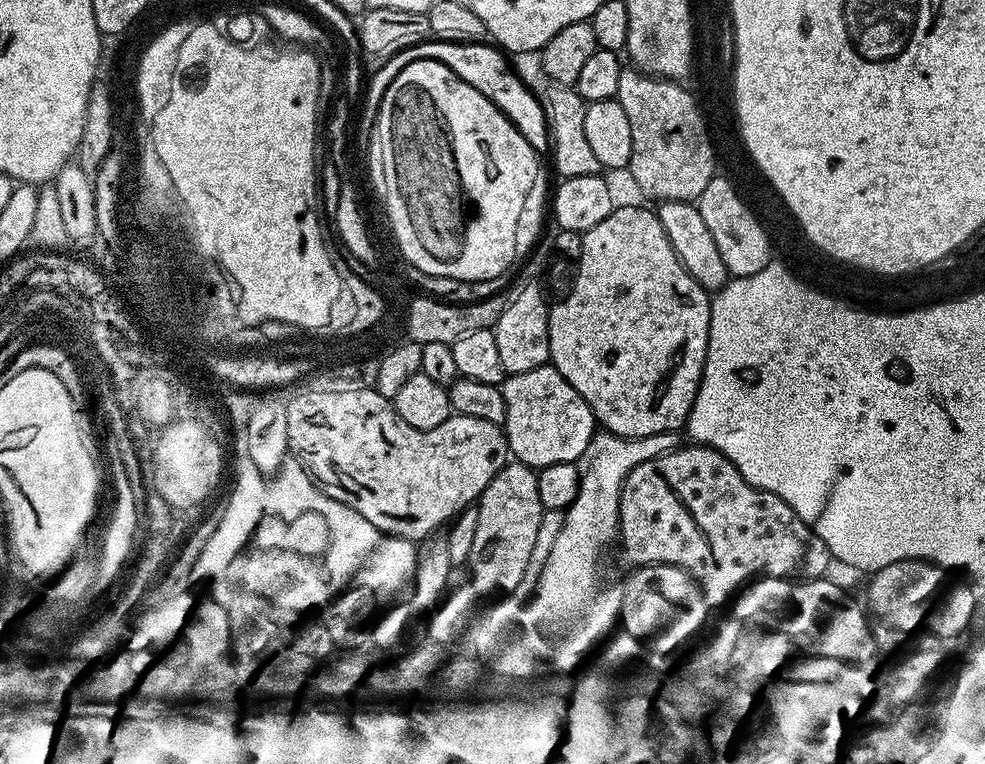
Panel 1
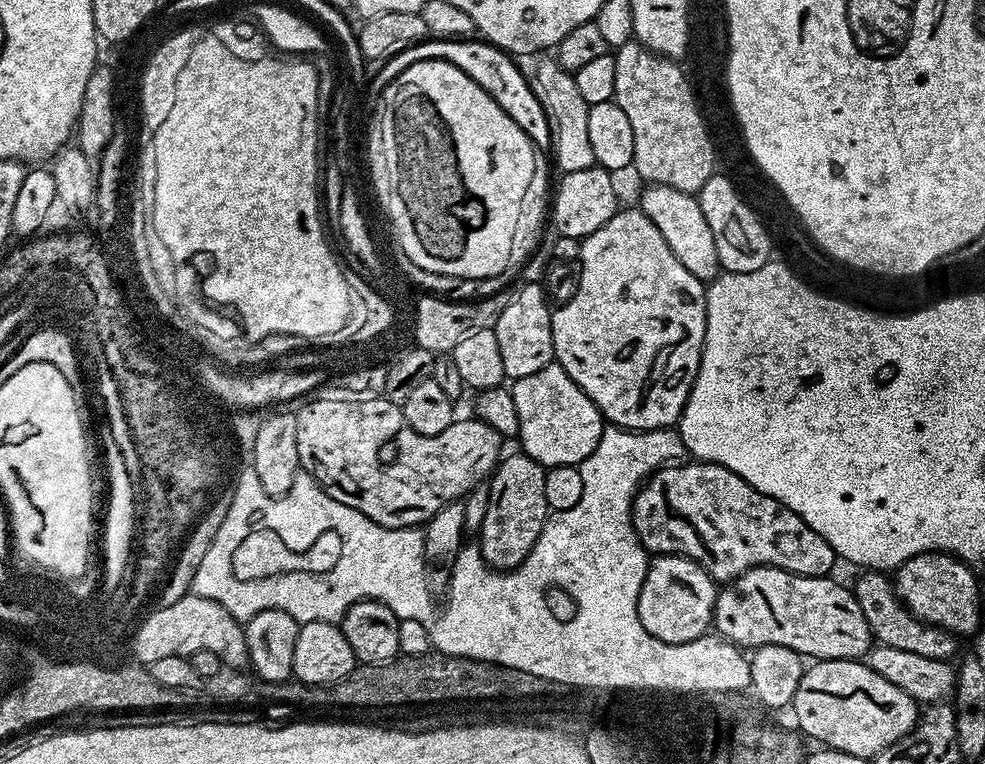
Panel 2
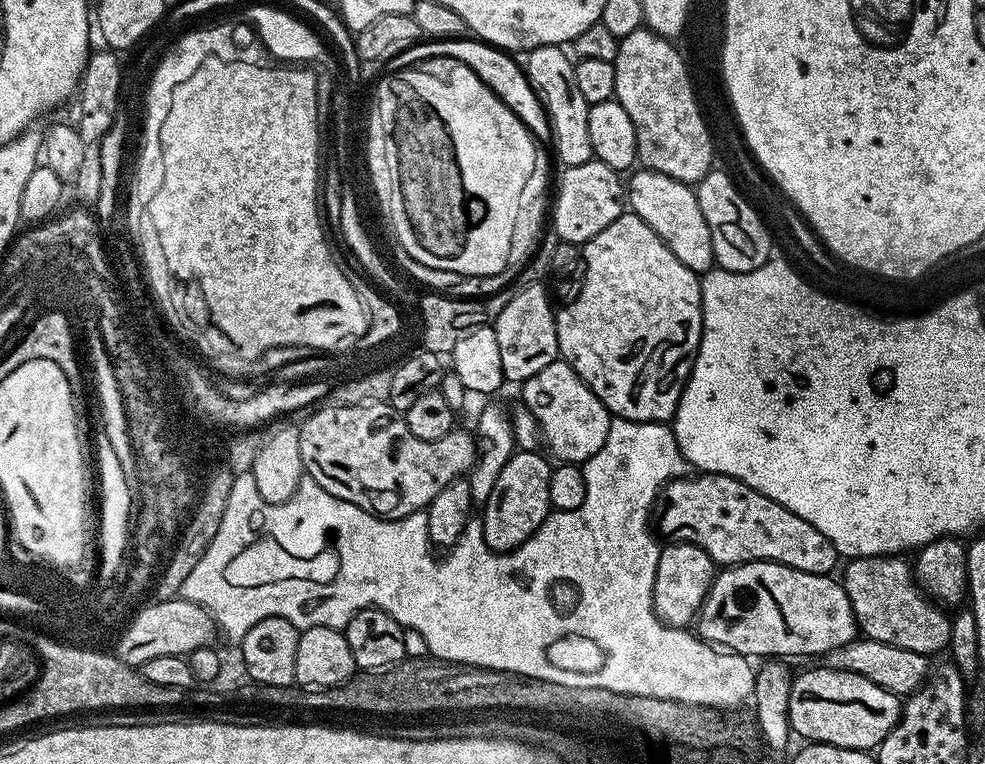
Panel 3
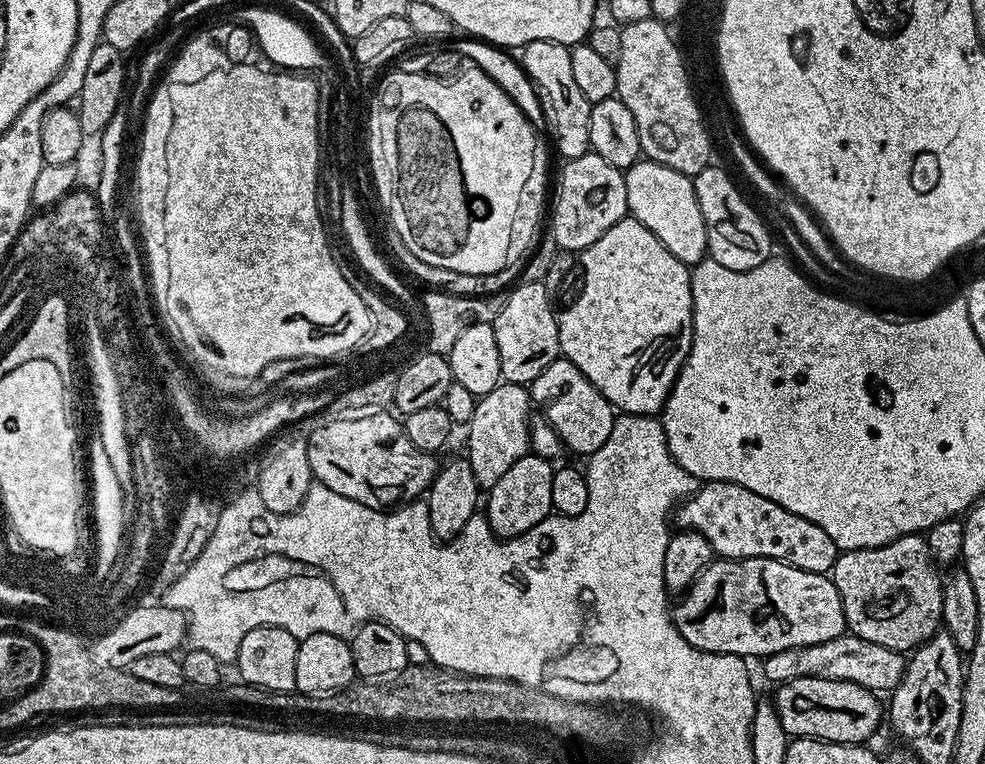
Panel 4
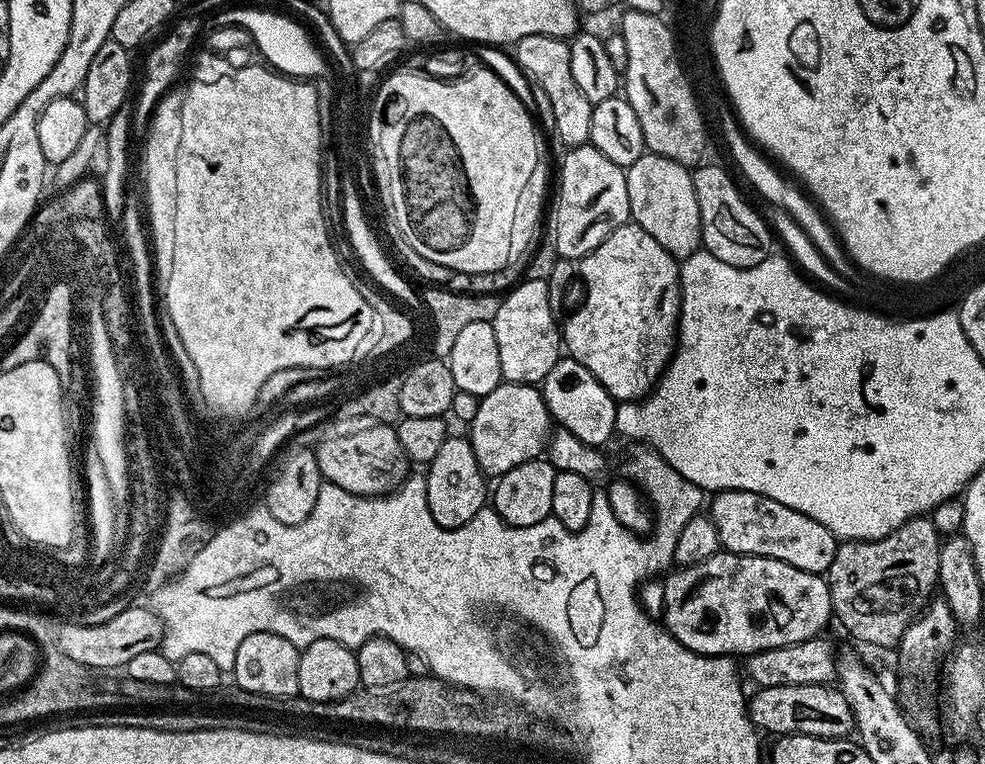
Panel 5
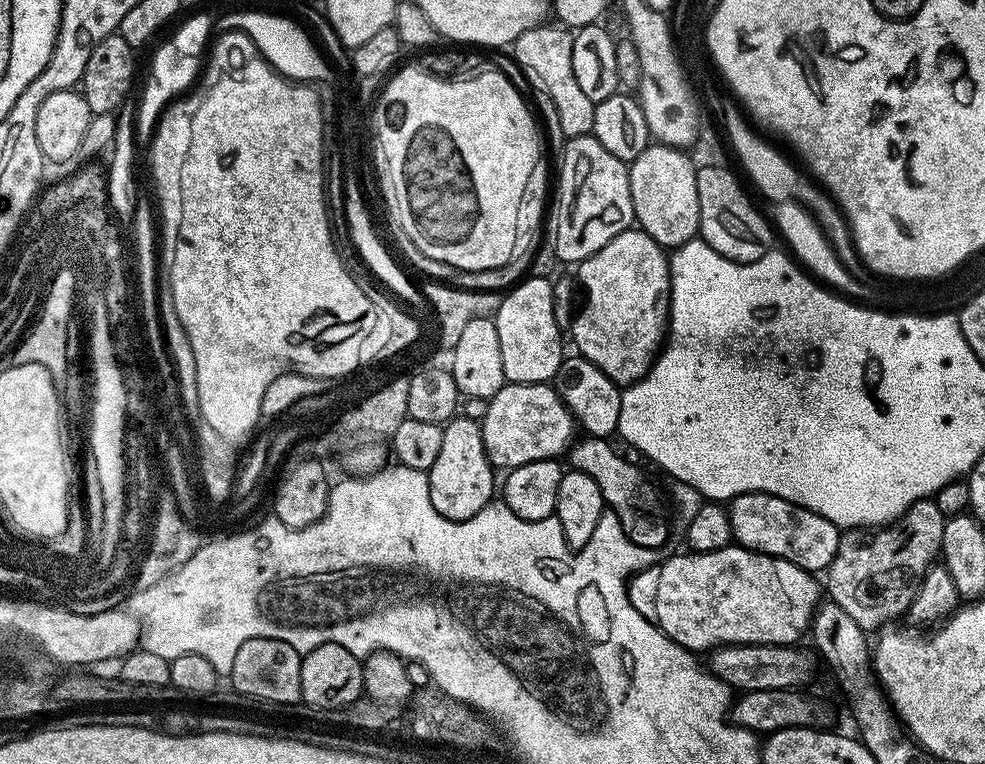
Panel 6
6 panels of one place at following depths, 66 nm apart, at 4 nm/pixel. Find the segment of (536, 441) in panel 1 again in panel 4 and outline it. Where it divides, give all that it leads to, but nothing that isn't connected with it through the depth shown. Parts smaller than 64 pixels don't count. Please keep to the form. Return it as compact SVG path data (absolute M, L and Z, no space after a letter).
M558 358L538 374L530 385L530 400L538 412L548 420L549 425L559 434L569 453L581 452L584 458L592 455L610 438L610 430L614 426L617 413L612 403L601 394L574 366L574 362Z

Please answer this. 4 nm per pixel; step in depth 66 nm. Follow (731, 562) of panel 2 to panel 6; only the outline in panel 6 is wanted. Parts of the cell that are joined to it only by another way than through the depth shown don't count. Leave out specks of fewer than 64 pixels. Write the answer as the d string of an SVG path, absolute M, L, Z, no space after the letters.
M749 492L731 501L730 532L735 539L736 536L740 539L737 540L739 547L763 552L766 556L791 558L813 574L823 573L832 565L842 535L841 529L826 517L766 492Z

